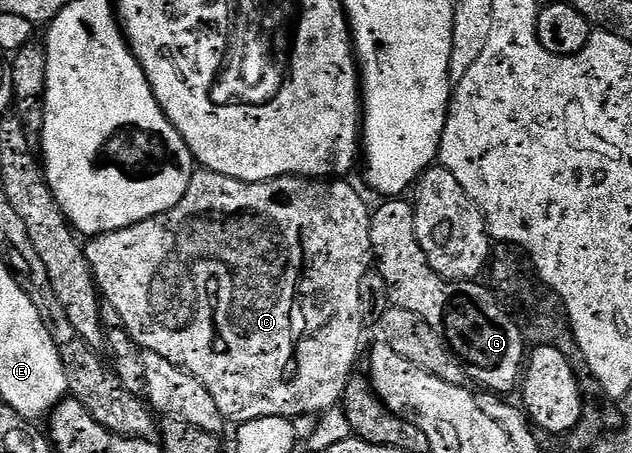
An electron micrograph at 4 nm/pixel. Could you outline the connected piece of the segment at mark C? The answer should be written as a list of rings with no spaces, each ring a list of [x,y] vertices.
[[[195,170],[194,176],[190,178],[190,184],[184,193],[184,197],[171,211],[165,211],[163,215],[157,215],[156,217],[148,217],[148,221],[140,221],[136,225],[128,225],[128,229],[95,235],[85,244],[86,256],[90,262],[91,269],[94,271],[94,282],[98,285],[101,298],[105,302],[110,303],[112,309],[116,309],[116,313],[120,313],[122,326],[125,327],[126,332],[132,337],[132,341],[136,341],[138,348],[142,351],[156,353],[160,357],[164,357],[164,361],[172,361],[172,365],[176,365],[188,372],[192,377],[196,377],[204,385],[204,389],[208,389],[208,393],[212,393],[216,406],[220,408],[223,420],[230,422],[231,419],[231,424],[234,425],[256,421],[256,417],[284,417],[285,419],[293,420],[300,415],[318,415],[330,408],[337,408],[341,404],[342,394],[348,385],[348,381],[355,374],[354,366],[358,363],[358,350],[362,347],[364,320],[362,318],[362,310],[360,309],[360,281],[364,281],[364,273],[372,270],[372,260],[374,258],[372,229],[370,228],[371,204],[366,204],[362,200],[361,193],[352,184],[346,182],[350,181],[303,179],[296,175],[285,175],[283,179],[269,179],[263,183],[245,183],[236,177],[224,177],[215,171]]]

